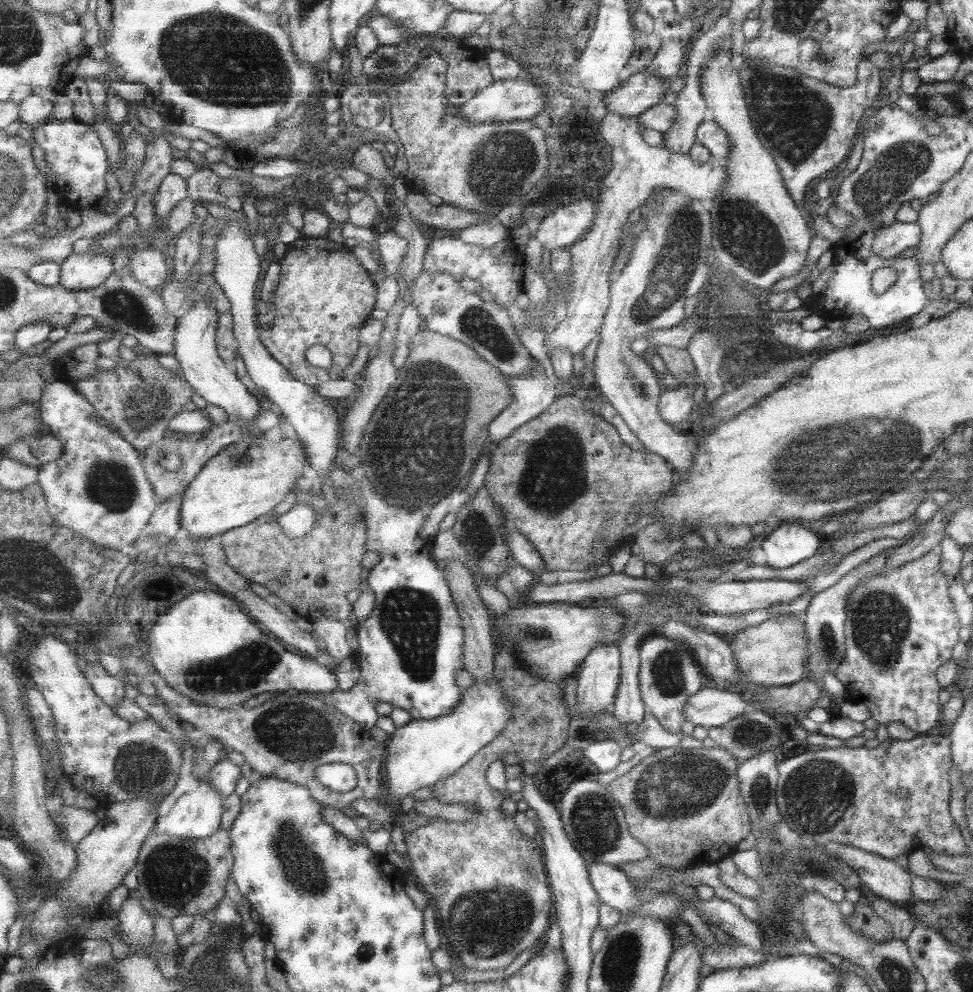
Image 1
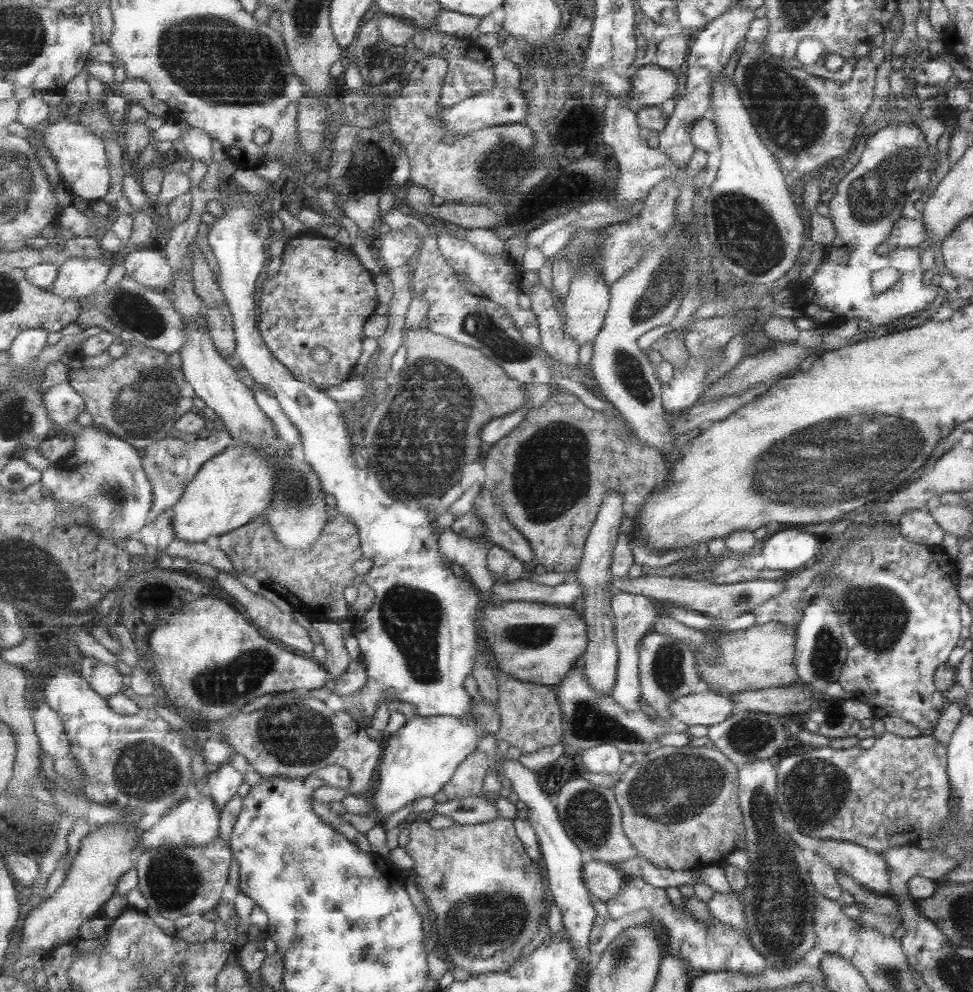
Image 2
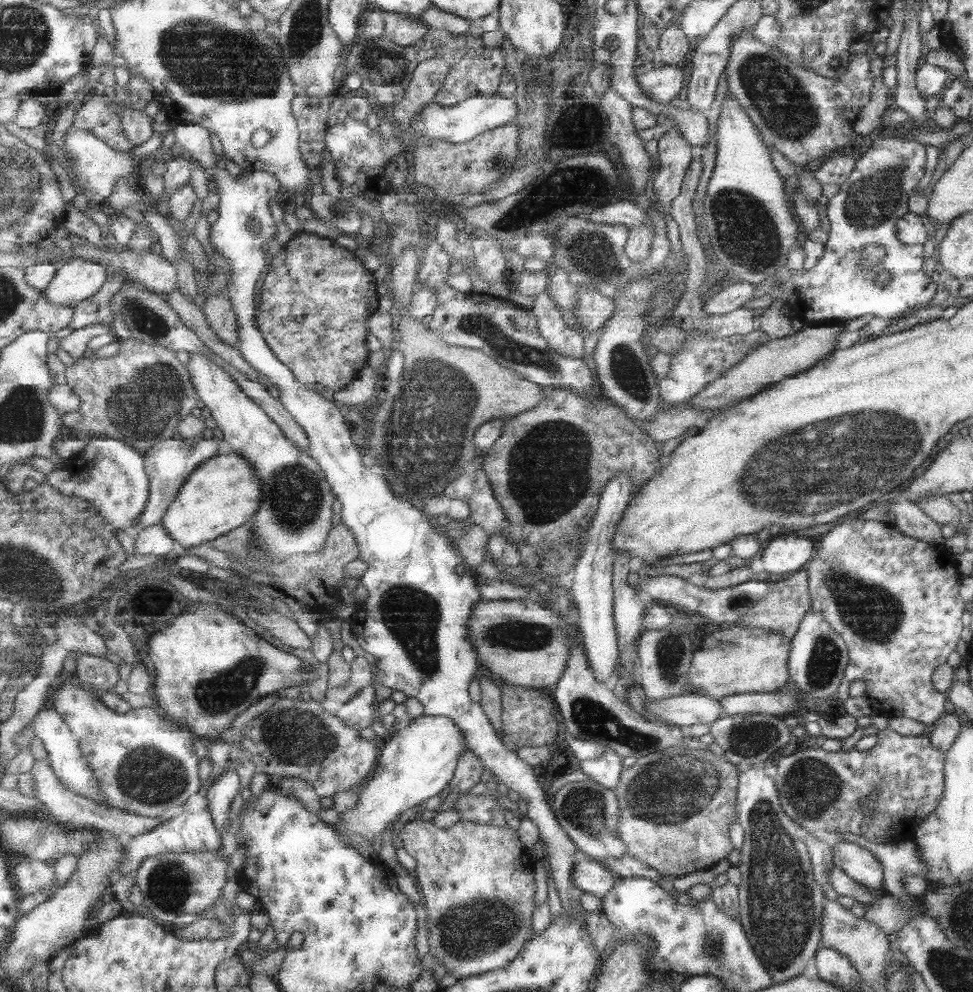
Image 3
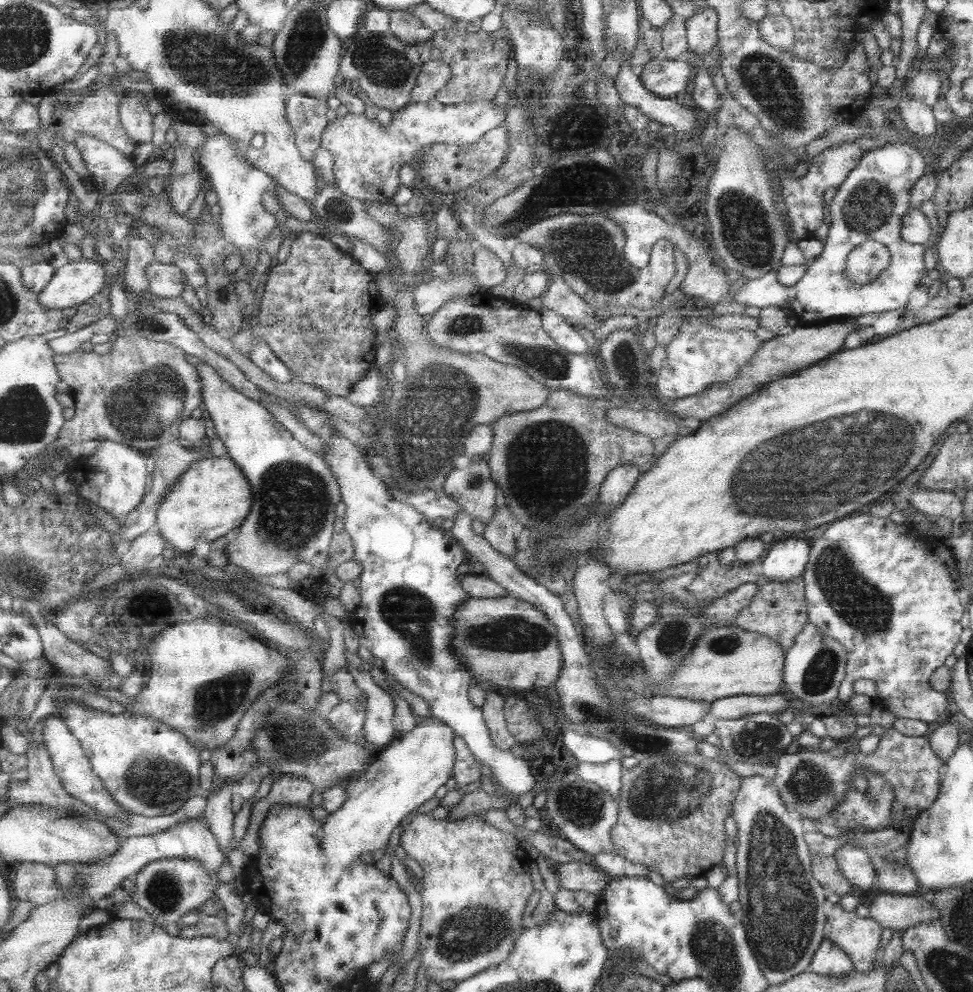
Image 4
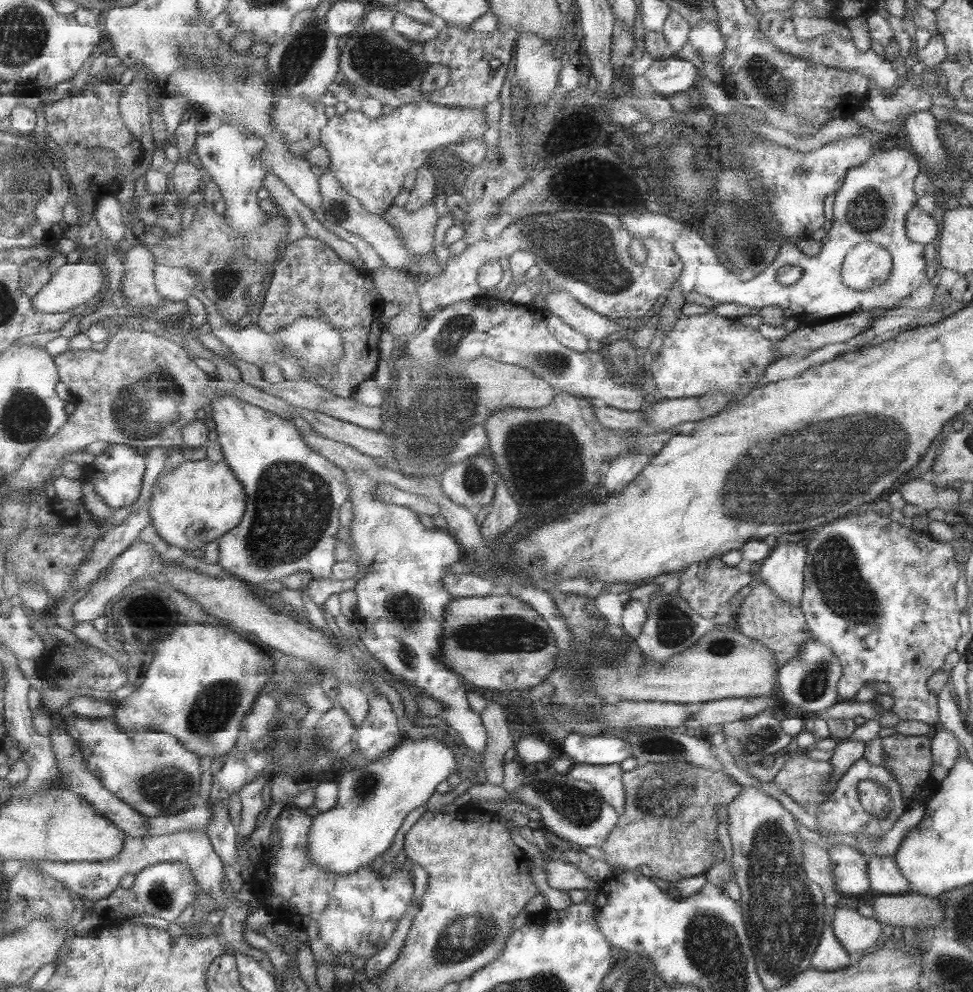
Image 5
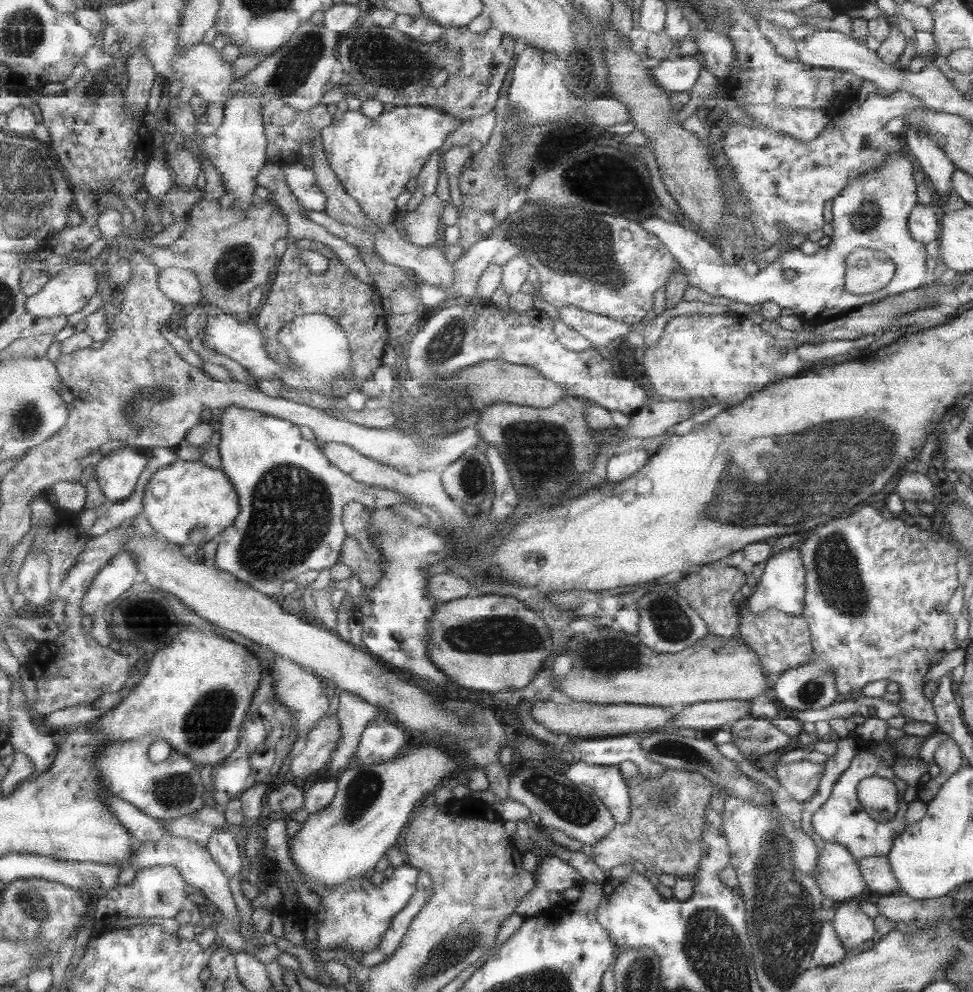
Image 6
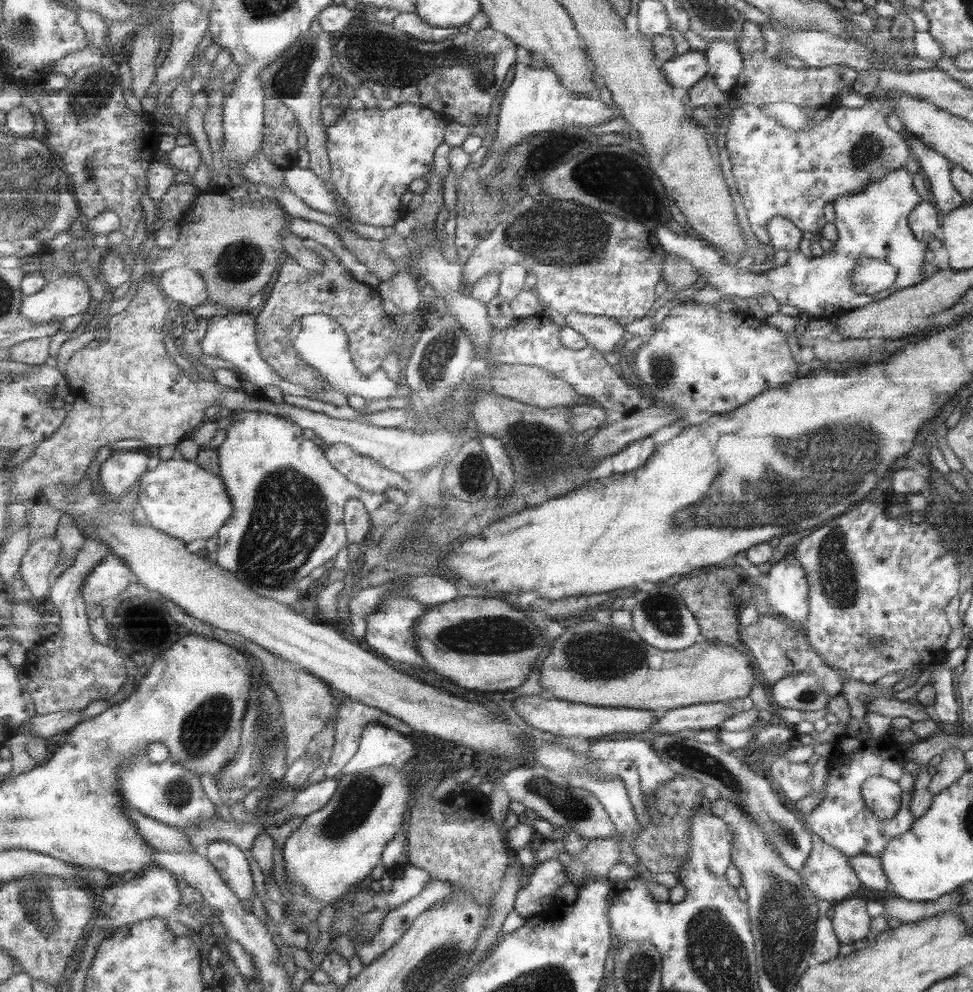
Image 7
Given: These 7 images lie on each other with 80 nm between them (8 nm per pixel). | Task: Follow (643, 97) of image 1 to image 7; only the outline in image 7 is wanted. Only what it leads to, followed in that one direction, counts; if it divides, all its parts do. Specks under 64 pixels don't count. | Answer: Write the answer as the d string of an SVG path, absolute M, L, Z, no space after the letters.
M689 50L675 56L662 66L669 84L682 94L693 88L703 77L708 76L708 62L705 51Z

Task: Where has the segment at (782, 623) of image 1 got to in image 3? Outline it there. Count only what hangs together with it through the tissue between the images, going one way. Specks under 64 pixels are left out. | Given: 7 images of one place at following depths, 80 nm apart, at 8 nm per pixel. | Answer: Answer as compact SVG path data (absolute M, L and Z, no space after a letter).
M734 625L722 626L707 636L703 640L703 645L694 654L687 678L690 682L687 694L709 695L713 700L721 700L729 695L777 692L790 680L787 665L790 643L790 640L782 637L782 634L770 630Z

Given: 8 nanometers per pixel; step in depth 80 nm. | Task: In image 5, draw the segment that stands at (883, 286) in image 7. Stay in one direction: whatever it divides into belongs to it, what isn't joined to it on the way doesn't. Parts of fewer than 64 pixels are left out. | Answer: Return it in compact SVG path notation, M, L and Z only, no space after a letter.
M855 244L844 257L840 267L840 282L851 290L869 290L879 286L889 276L892 260L889 252L873 244Z

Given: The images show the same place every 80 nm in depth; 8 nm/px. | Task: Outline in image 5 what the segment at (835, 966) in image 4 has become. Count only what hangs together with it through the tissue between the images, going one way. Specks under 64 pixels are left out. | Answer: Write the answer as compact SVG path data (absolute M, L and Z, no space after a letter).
M825 926L811 959L811 967L819 971L841 970L849 962L847 951L839 944L838 938L833 936L830 926Z

